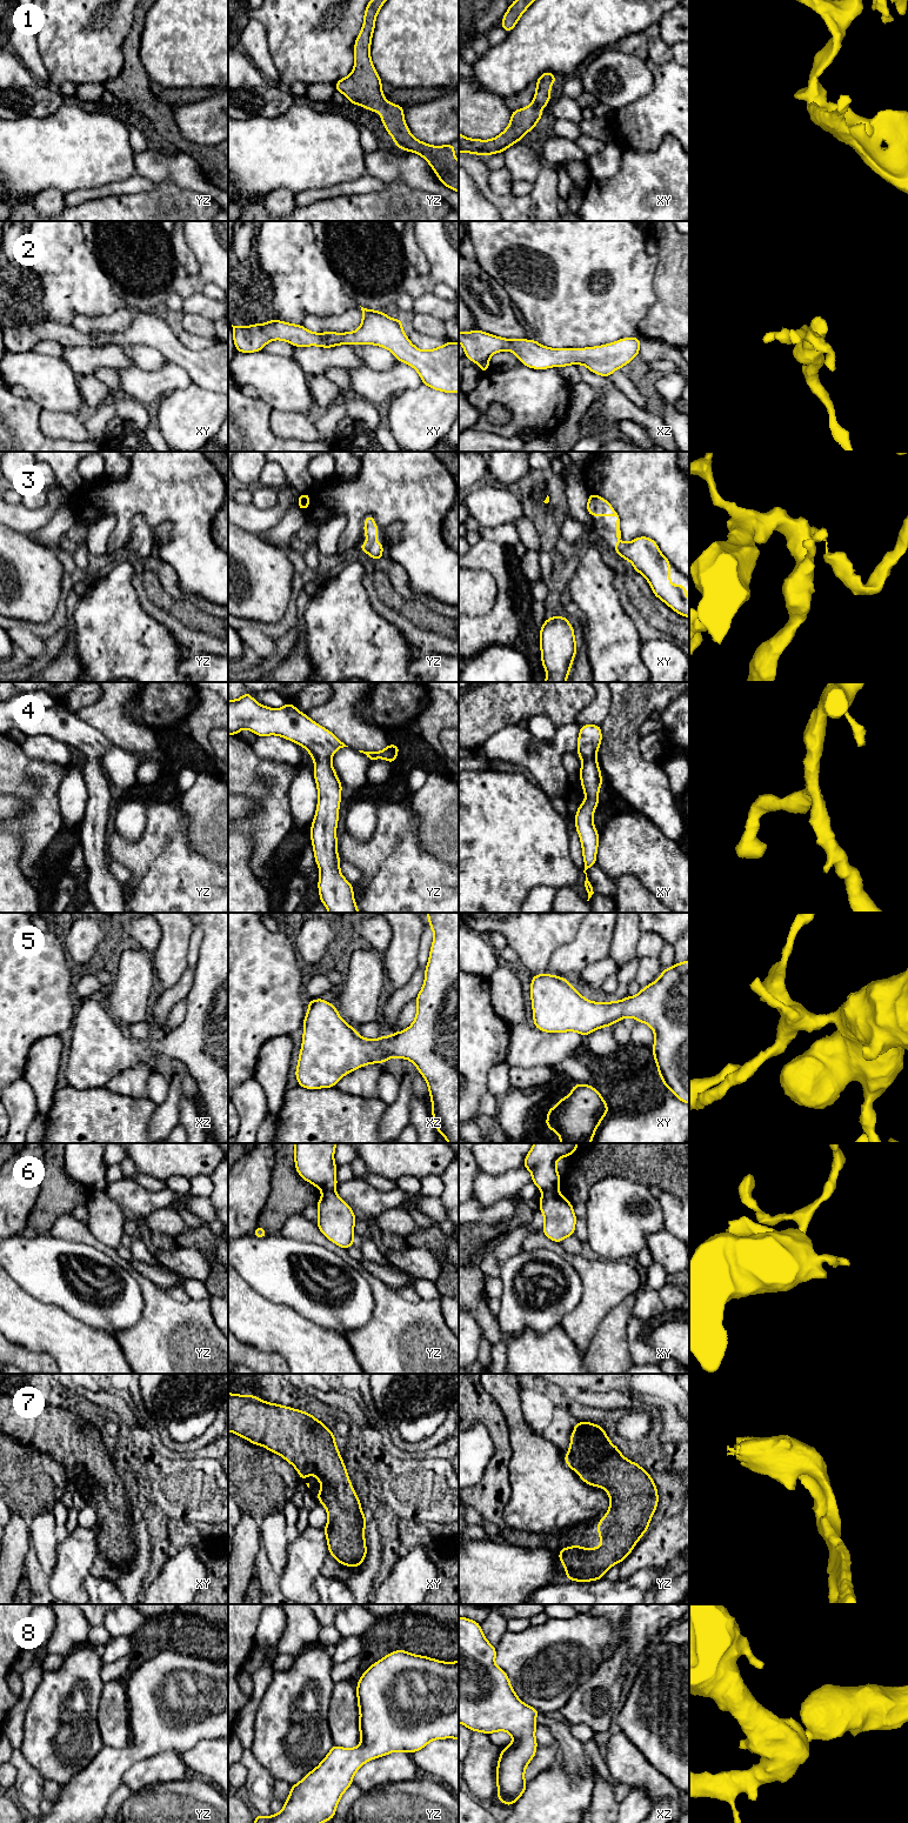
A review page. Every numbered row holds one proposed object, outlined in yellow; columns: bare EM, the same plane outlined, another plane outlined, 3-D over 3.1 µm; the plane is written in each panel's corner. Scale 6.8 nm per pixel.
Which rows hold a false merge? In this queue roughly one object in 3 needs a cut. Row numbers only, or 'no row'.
6

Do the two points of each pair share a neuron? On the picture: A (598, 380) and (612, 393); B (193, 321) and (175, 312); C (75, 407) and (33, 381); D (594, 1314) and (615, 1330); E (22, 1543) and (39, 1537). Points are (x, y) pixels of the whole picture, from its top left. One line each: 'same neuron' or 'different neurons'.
A: same neuron
B: different neurons
C: same neuron
D: different neurons
E: different neurons

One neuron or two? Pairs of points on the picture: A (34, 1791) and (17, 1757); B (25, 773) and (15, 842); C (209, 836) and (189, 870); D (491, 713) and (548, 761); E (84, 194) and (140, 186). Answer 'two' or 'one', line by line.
A: one
B: two
C: two
D: two
E: one

